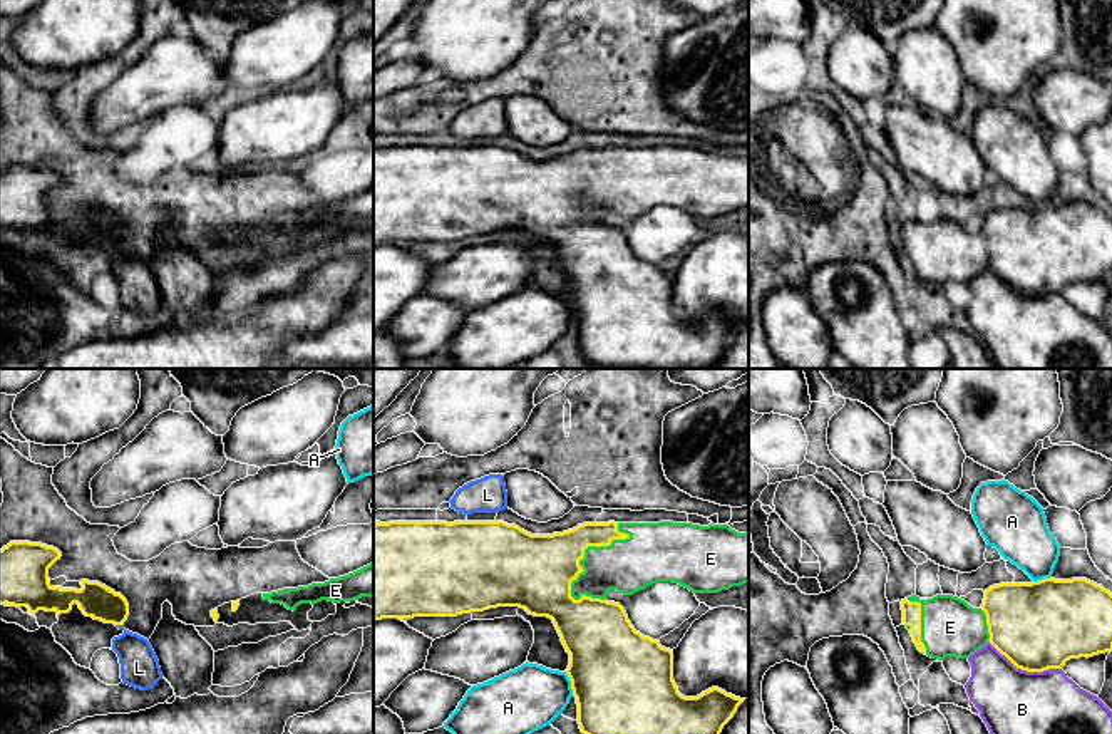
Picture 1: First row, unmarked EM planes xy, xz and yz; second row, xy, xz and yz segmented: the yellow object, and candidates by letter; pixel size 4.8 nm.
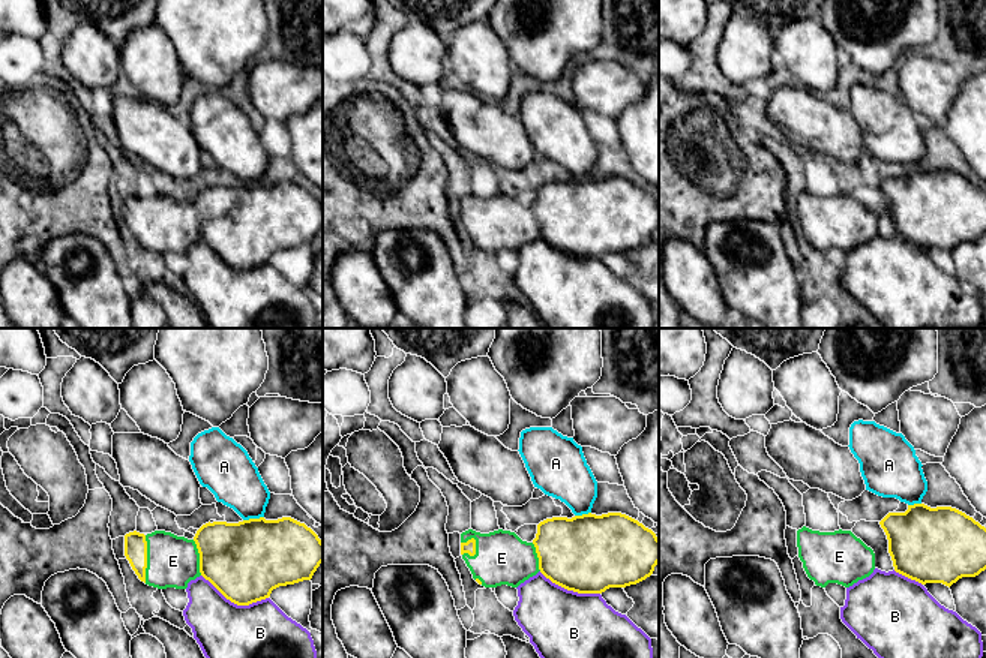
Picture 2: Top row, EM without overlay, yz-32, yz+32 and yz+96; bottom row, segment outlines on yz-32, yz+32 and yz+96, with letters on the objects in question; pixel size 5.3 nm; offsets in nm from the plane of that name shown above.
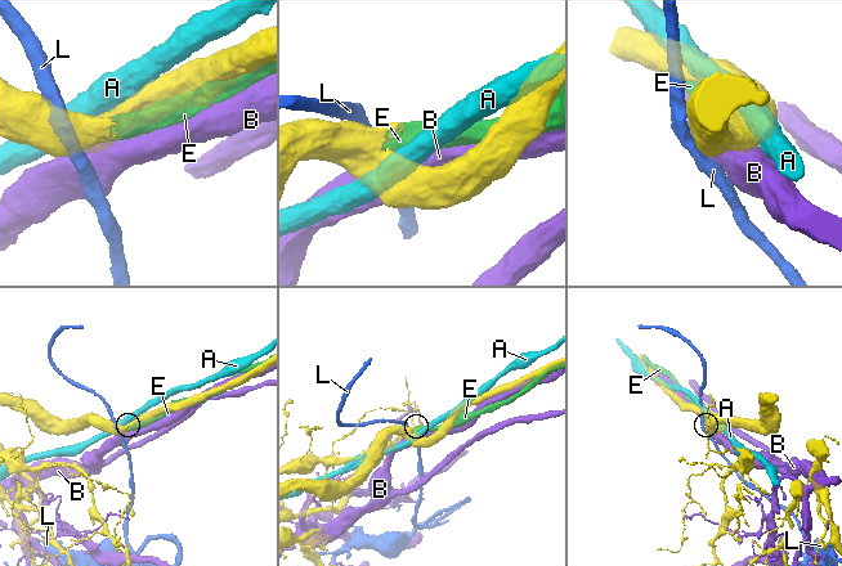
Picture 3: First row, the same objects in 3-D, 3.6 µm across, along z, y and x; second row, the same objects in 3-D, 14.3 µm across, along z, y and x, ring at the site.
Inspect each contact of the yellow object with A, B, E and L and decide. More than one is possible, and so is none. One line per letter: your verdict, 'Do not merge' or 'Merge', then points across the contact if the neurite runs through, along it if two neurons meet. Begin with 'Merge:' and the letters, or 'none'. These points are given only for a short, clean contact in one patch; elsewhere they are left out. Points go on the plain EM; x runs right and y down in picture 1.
Merge: E
A: Do not merge
B: Do not merge
E: Merge
L: Do not merge. Boundary: xy (116, 248), (123, 250)

